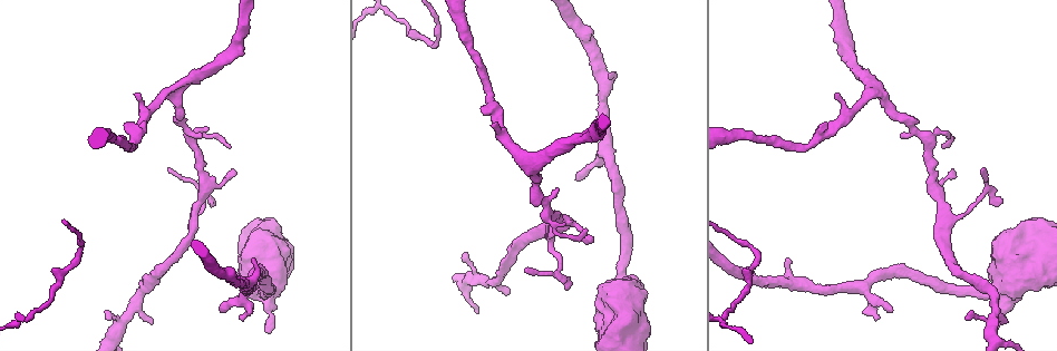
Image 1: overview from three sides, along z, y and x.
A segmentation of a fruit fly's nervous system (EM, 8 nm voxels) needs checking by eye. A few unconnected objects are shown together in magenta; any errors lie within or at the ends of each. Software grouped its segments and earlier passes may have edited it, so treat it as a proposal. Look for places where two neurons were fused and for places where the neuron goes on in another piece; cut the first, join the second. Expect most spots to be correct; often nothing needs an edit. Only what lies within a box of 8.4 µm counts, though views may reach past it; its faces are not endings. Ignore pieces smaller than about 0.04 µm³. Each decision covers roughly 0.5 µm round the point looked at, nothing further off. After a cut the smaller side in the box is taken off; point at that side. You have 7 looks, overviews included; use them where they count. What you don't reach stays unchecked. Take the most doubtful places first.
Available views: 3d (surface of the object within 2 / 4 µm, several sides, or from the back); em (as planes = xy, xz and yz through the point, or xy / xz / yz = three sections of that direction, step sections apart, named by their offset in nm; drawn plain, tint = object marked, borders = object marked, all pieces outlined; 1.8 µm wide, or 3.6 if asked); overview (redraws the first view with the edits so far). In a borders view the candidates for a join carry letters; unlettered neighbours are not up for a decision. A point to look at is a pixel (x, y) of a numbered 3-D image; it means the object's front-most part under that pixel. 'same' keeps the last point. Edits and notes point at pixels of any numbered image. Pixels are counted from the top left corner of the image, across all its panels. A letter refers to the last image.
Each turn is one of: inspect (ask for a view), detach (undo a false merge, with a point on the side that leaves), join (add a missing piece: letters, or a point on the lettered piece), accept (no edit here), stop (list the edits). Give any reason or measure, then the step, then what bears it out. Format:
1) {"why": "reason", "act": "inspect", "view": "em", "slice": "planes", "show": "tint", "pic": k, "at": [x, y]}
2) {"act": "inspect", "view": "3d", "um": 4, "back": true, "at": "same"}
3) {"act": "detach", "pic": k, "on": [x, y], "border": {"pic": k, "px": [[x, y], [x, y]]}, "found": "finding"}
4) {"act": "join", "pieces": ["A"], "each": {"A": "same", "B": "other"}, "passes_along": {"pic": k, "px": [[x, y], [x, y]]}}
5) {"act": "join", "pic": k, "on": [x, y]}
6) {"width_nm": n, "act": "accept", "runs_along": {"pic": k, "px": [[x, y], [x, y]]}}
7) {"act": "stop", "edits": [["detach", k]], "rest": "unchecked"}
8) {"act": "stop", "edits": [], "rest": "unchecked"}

{"why": "an open end", "act": "inspect", "view": "3d", "um": 4, "pic": 1, "at": [251, 259]}

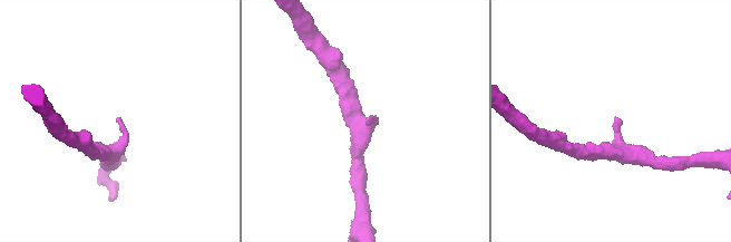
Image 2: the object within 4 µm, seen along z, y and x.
{"act": "inspect", "view": "em", "slice": "planes", "show": "borders", "pic": 2, "at": [365, 119]}

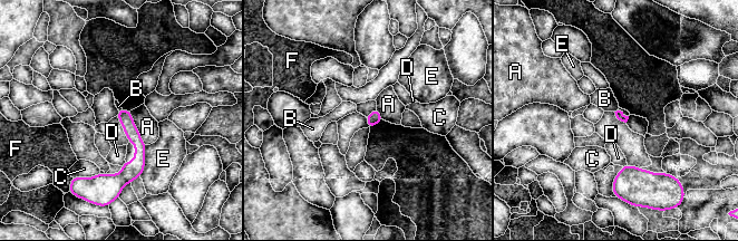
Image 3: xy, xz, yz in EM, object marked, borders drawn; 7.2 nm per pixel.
{"longest_contact_nm": ["A", 280], "act": "accept", "each": {"A": "other", "B": "other", "C": "other", "D": "other", "E": "other", "F": "other"}, "found": "no lettered piece goes on from it"}

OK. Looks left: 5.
{"why": "free end", "act": "inspect", "view": "3d", "um": 2, "back": true, "pic": 1, "at": [509, 293]}

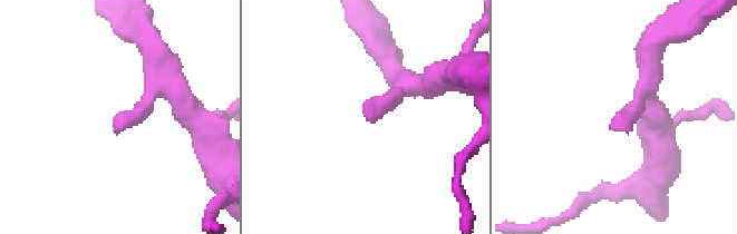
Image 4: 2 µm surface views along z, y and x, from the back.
{"act": "inspect", "view": "em", "um": 3.6, "slice": "planes", "show": "borders", "pic": 4, "at": [620, 127]}

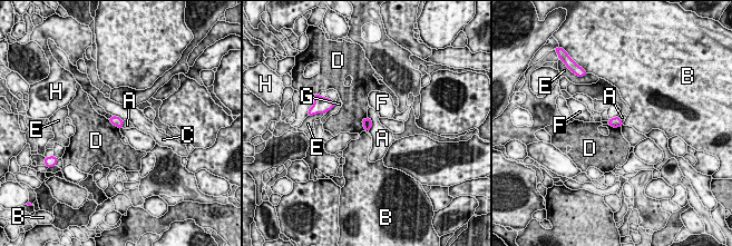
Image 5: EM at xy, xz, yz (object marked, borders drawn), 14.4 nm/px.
{"longest_contact_nm": ["D", 220], "act": "accept", "each": {"A": "other", "B": "other", "C": "other", "D": "other", "E": "other", "F": "other", "G": "other", "H": "other"}, "found": "no lettered piece goes on from it"}

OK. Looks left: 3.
{"why": "an open end", "act": "inspect", "view": "em", "slice": "planes", "show": "borders", "pic": 1, "at": [269, 333]}

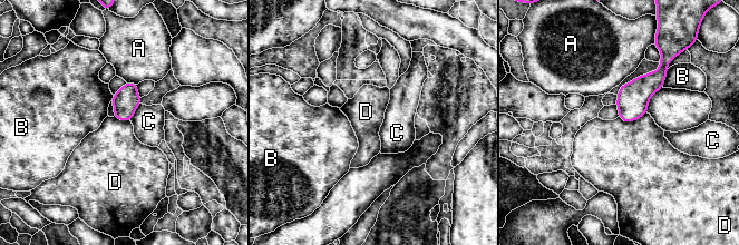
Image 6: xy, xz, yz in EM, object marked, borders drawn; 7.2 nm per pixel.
{"act": "accept", "each": {"A": "other", "B": "other", "C": "other", "D": "other"}, "found": "none of them fits"}

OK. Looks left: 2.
{"act": "stop", "edits": [], "rest": "unchecked"}

